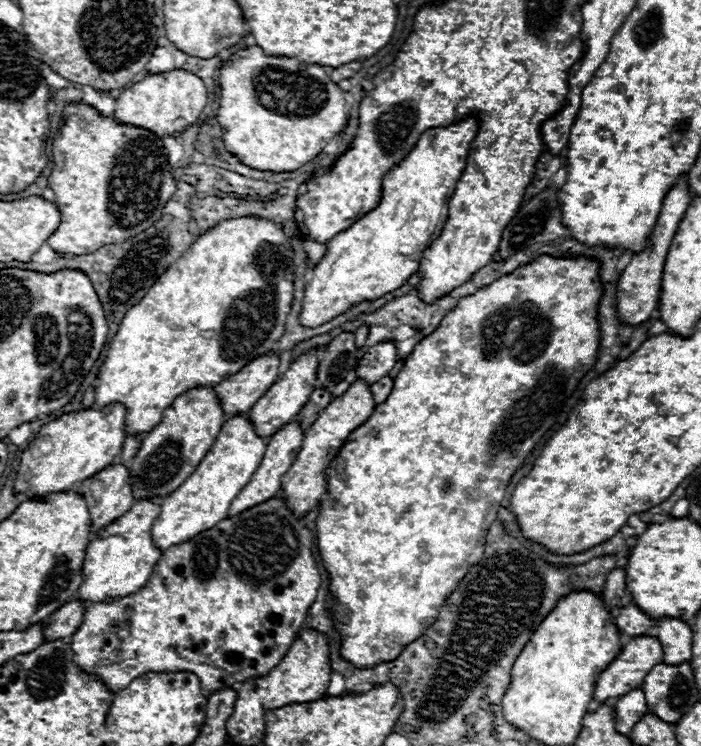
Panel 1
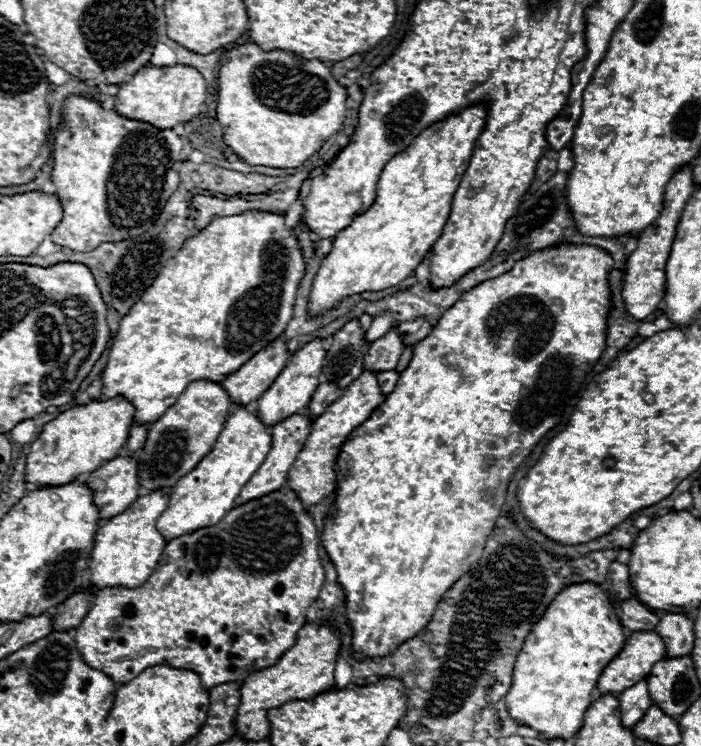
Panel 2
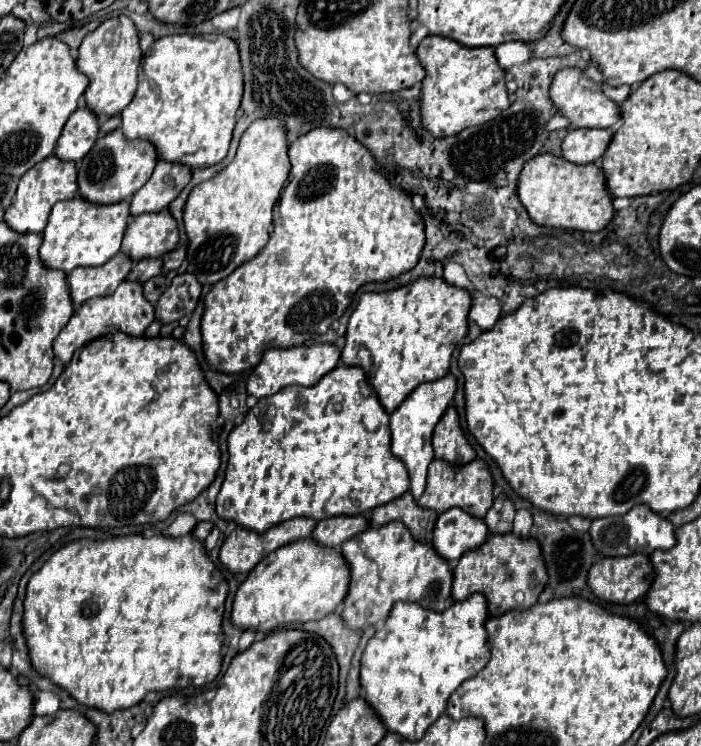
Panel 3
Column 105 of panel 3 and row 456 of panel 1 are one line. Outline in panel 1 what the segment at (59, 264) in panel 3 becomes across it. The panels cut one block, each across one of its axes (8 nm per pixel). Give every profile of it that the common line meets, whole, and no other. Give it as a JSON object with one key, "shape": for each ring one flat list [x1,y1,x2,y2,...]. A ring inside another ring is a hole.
{"shape":[[236,414,224,422,216,442,202,458,200,466,172,494,168,494,168,498,162,498,162,512,152,526,154,540,162,548,162,552,172,544,214,528,228,516,232,500,250,482,250,476,260,466,266,446,266,438,260,438,256,434,254,424,246,414]]}

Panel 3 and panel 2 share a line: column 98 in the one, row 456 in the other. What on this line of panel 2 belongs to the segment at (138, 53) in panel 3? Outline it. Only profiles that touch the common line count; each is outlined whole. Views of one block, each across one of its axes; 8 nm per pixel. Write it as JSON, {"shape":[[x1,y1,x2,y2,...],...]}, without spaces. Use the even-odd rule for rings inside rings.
{"shape":[[112,398,106,402,88,402,86,406,76,406,62,412,58,418,44,424,44,430,30,444,26,454,26,484,34,488,60,486,74,482,80,474,90,474,98,470,104,462,118,456,124,446,130,426,132,426,134,406,124,398]]}

